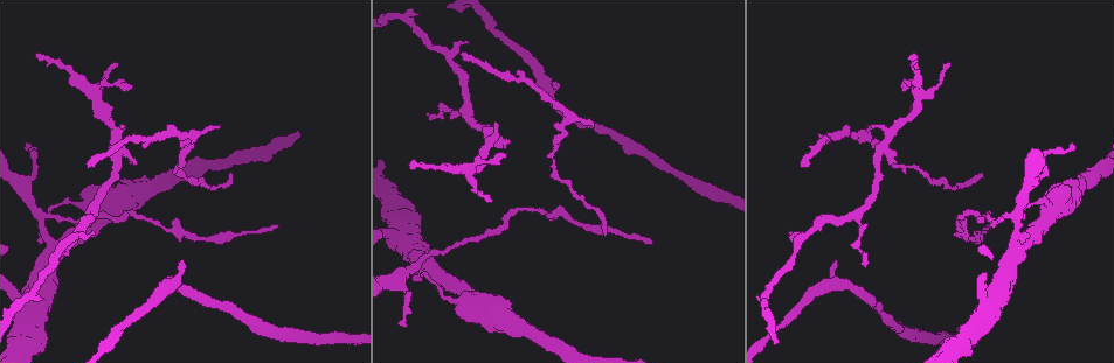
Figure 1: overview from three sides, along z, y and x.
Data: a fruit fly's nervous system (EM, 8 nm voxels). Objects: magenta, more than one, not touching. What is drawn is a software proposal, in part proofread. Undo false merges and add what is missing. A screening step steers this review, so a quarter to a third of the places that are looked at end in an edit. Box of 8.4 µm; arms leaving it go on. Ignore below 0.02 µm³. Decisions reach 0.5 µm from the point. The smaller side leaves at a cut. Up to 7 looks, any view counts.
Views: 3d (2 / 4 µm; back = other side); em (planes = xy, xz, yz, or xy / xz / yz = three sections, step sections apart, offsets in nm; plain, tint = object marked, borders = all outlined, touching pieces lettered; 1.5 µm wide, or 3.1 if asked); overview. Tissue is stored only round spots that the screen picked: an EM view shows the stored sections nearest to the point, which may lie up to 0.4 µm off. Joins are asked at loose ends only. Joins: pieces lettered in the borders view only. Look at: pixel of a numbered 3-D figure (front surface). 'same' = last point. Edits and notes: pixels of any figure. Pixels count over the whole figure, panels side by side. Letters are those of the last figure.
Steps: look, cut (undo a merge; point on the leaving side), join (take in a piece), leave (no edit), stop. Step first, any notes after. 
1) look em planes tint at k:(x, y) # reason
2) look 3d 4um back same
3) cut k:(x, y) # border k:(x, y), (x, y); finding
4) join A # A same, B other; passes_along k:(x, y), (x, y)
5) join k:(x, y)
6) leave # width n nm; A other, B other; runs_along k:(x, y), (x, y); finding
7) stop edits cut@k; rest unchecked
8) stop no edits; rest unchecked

look em planes borders at 1:(837, 261) # thin end

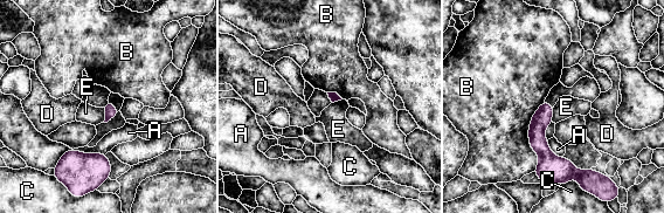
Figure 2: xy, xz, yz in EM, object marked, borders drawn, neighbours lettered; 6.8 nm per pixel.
leave # A other, B other, C other, D other, E other; runs_along 2:(545, 104), (539, 145), (572, 171); no lettered piece goes on from it

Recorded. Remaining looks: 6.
look 3d 4um at 1:(36, 57) # thin end

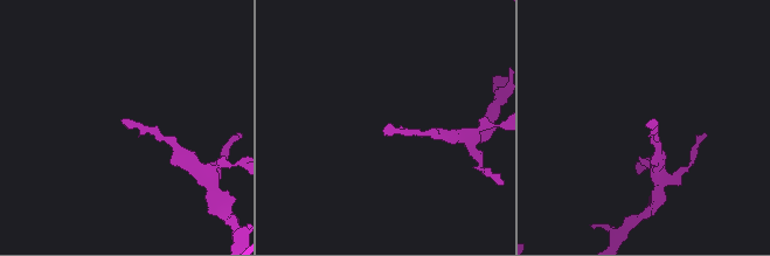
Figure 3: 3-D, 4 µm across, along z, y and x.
look em planes borders at 3:(655, 121) # need the tissue

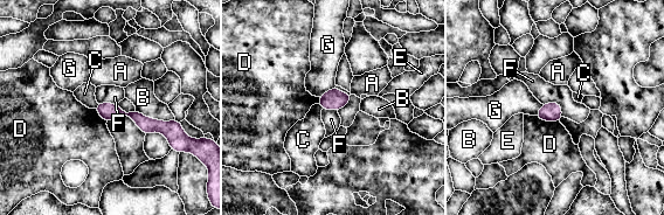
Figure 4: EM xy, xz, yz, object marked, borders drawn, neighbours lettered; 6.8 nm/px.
leave # A other, B other, C other, D other, E other, F other, G other; no lettered piece goes on from it

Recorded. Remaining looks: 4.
look em yz step 4 borders at 1:(114, 62) # an open end

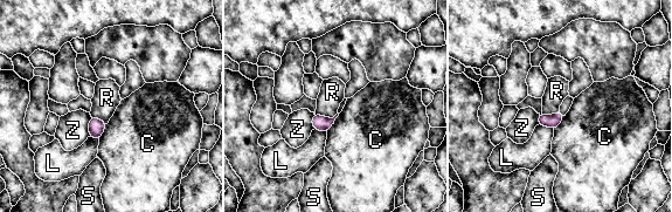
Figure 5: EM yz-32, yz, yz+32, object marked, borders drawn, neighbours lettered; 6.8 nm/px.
look em planes borders same # another direction

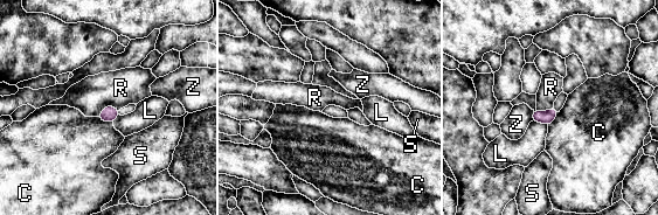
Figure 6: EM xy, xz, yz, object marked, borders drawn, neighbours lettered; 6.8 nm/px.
leave # width 100 nm; C other, L other, R other, S other, Z other; border 6:(119, 109), (106, 105), (97, 116); none of them fits

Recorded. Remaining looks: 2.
stop no edits; rest unchecked

